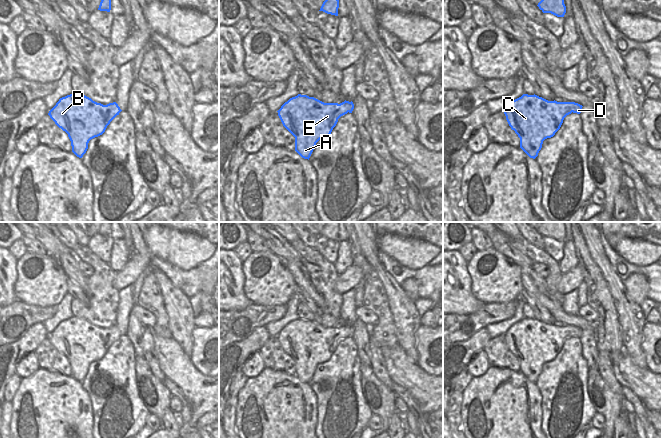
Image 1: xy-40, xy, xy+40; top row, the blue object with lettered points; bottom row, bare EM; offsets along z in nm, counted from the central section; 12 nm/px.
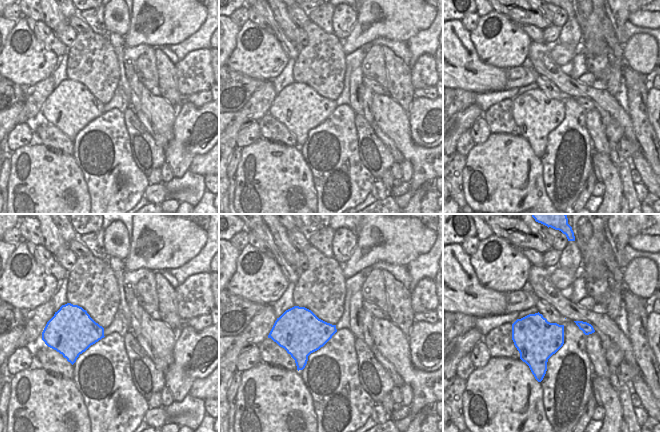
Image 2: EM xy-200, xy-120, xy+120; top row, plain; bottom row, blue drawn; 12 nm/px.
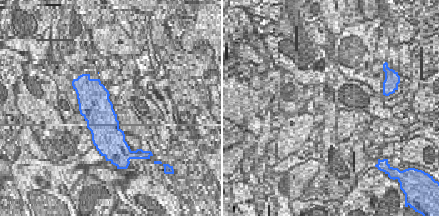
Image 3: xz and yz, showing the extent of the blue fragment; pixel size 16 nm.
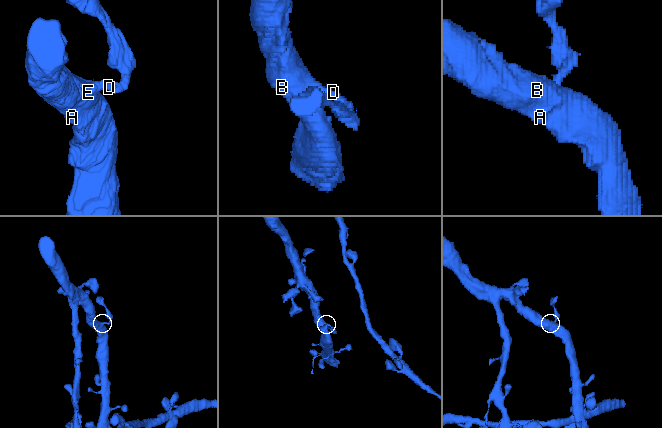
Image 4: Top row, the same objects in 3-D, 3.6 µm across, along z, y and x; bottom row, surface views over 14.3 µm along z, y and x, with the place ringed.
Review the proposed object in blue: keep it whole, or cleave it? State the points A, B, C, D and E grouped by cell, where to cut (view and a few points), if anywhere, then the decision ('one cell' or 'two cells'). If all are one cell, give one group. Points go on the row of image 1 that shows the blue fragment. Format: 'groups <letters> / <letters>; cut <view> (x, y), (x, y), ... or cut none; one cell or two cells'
groups A B C E / D; cut xy+40 (562, 102), (569, 107), (571, 112); two cells

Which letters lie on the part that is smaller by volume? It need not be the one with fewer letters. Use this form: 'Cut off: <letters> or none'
Cut off: D

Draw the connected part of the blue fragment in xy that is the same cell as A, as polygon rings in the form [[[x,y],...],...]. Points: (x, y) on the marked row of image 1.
[[[301,94],[290,98],[277,112],[283,126],[295,137],[295,151],[308,160],[316,143],[327,138],[338,119],[348,113],[338,103],[324,103]]]

